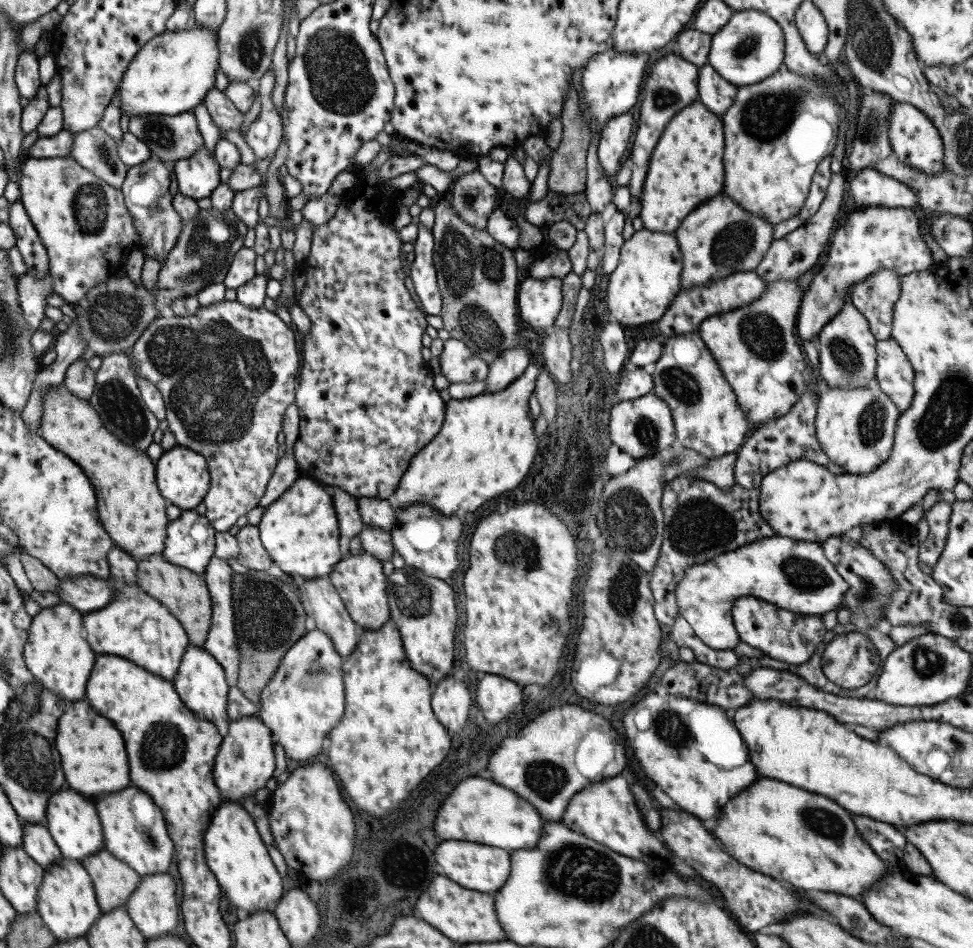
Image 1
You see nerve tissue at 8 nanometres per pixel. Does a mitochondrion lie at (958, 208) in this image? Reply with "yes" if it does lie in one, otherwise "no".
no

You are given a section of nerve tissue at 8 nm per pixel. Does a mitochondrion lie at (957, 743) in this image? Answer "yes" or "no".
yes

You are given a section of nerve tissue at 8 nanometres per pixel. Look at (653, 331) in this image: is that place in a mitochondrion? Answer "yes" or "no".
no

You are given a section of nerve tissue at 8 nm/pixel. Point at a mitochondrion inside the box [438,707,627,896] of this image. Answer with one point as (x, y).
(545, 779)

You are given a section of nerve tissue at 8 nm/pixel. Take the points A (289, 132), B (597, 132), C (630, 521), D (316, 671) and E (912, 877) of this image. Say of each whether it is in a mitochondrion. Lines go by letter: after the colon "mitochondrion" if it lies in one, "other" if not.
A: other
B: other
C: mitochondrion
D: mitochondrion
E: other

